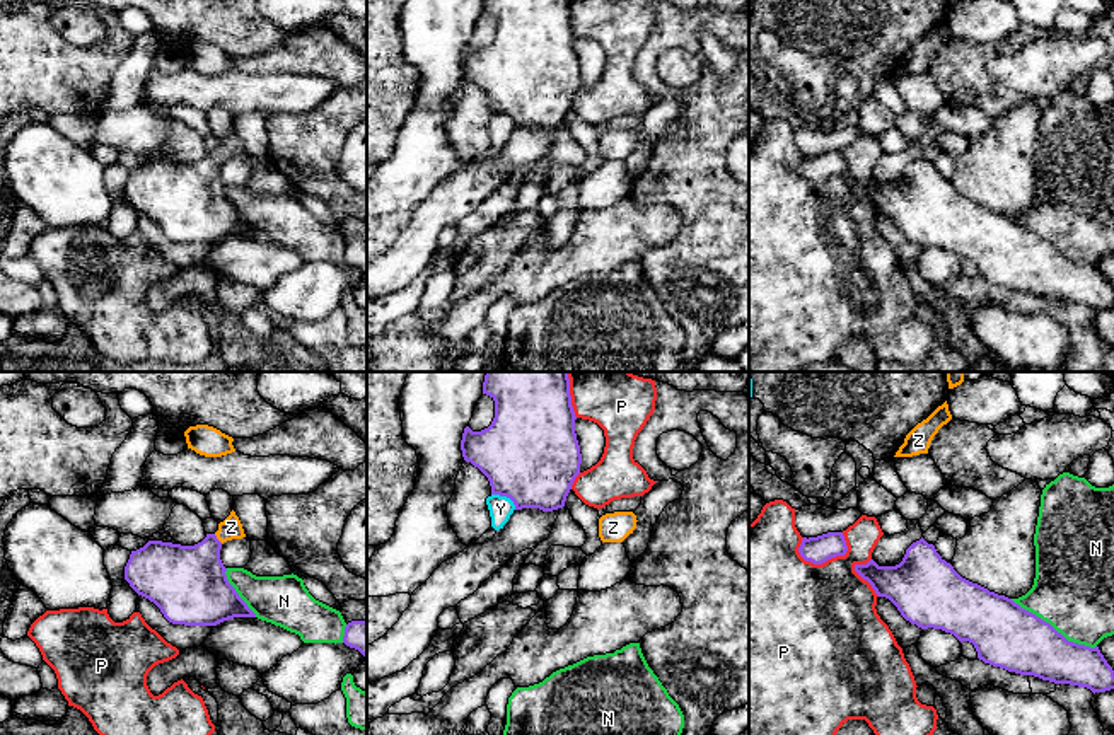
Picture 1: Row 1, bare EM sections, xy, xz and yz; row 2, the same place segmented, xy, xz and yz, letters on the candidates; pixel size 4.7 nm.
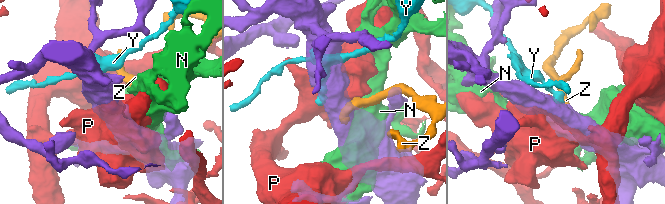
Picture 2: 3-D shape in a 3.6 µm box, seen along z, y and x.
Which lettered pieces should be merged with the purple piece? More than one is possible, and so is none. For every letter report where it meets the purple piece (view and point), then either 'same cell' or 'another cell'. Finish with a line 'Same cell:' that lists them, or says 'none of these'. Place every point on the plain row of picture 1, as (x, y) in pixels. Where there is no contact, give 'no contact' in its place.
N: meets purple in yz at (1051, 244); another cell
P: meets purple in yz at (831, 174); another cell
Y: meets purple in xz at (505, 113); another cell
Z: meets purple in xy at (217, 157); same cell
Same cell: Z

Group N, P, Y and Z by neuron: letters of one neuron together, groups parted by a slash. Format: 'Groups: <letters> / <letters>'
Groups: N / P / Y / Z

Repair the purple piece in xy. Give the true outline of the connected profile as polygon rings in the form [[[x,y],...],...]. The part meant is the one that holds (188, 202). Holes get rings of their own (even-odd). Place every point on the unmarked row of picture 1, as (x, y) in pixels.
[[[235,130],[215,152],[194,164],[148,159],[131,169],[125,198],[154,220],[172,242],[217,244],[234,235],[256,235],[227,198],[222,162],[246,155]]]

